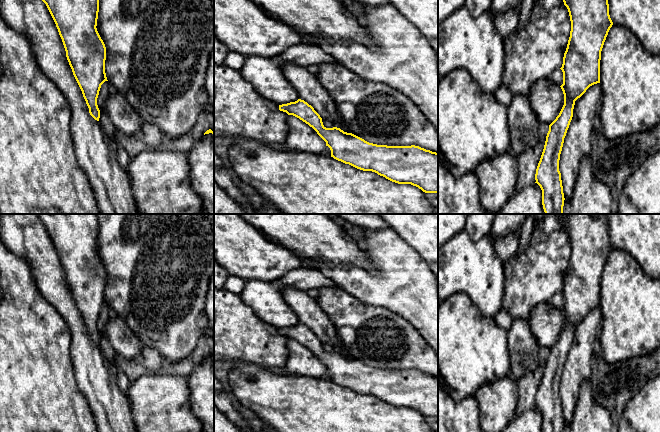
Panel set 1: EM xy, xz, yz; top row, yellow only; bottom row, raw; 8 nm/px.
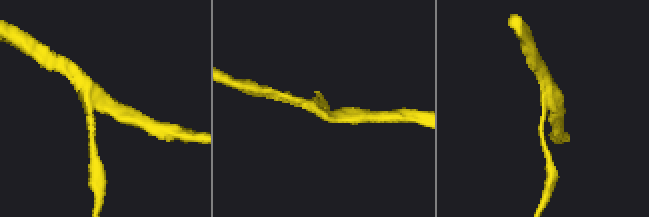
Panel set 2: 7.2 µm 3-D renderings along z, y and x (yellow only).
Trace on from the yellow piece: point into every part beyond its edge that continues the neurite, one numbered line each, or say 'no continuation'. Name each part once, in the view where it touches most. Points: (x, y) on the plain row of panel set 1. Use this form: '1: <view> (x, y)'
no continuation

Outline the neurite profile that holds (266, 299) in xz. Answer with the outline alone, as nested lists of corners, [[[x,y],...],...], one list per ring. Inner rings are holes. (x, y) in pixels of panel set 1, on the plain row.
[[[300,267],[273,282],[246,281],[240,297],[258,318],[277,329],[282,329],[299,323],[296,313],[285,302],[283,290],[292,287],[308,292],[323,286],[337,287],[320,270]]]

